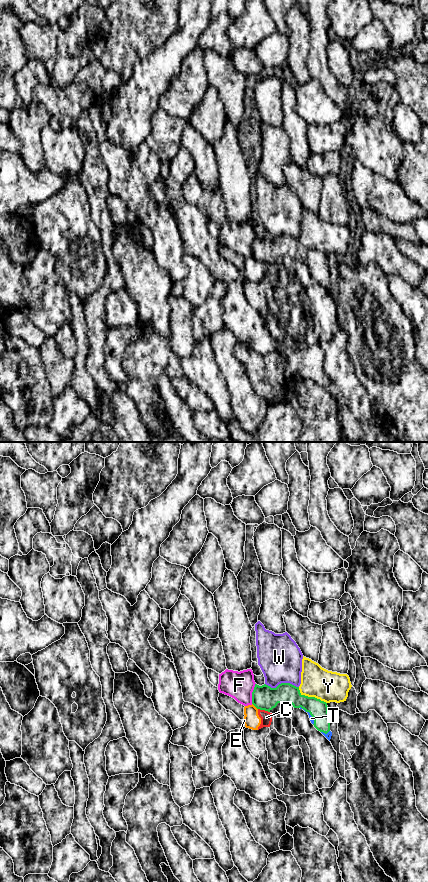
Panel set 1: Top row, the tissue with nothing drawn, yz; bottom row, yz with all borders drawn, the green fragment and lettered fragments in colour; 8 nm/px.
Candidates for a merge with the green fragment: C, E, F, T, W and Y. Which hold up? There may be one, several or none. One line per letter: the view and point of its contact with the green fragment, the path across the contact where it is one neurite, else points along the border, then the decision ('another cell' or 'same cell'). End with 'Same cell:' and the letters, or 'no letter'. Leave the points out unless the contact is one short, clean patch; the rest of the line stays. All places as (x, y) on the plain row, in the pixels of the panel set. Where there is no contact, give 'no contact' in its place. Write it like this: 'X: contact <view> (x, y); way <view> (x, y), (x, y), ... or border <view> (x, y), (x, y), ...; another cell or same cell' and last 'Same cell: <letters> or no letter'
C: contact yz (264, 261); border yz (258, 260), (269, 264); another cell
E: contact yz (254, 257); border yz (252, 255), (257, 261); another cell
F: contact yz (252, 245); another cell
T: contact yz (310, 266); way yz (287, 245), (300, 253), (310, 266), (311, 270); same cell
W: contact yz (282, 235); another cell
Y: contact yz (311, 249); another cell
Same cell: T

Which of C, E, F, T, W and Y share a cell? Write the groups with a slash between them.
C E / F / T / W / Y

